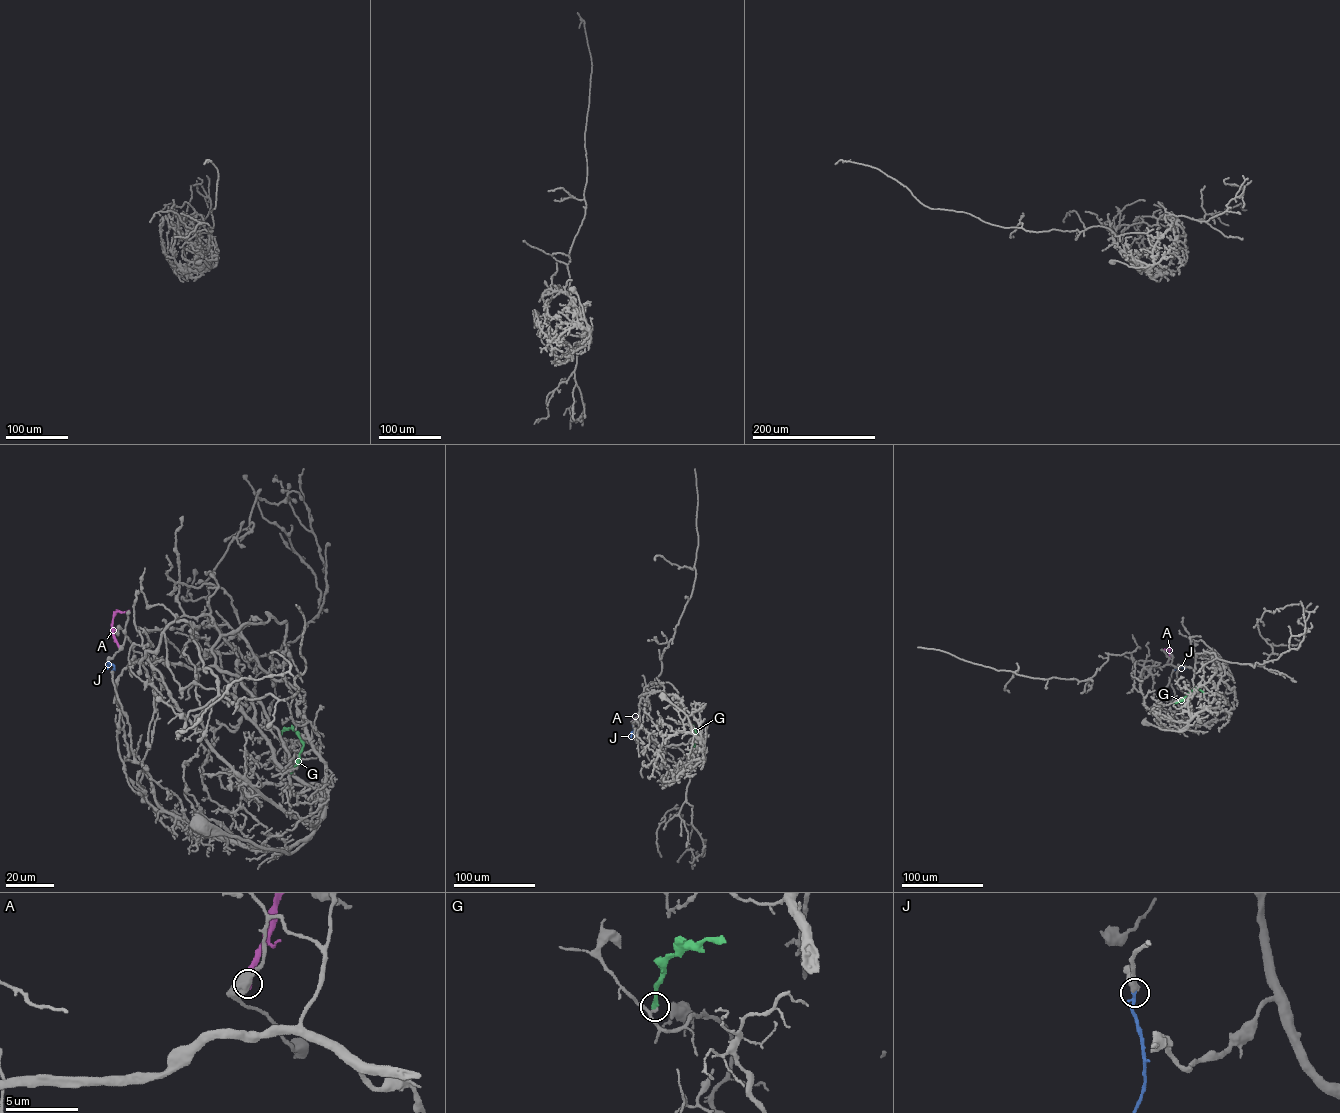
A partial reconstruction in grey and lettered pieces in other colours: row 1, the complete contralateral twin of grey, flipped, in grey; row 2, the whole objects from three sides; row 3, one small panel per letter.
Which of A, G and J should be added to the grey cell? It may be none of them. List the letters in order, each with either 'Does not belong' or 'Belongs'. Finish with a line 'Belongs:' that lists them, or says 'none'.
A: Does not belong
G: Does not belong
J: Belongs
Belongs: J

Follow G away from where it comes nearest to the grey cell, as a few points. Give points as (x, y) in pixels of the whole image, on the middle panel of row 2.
G: (689, 754), (697, 737), (693, 725)

